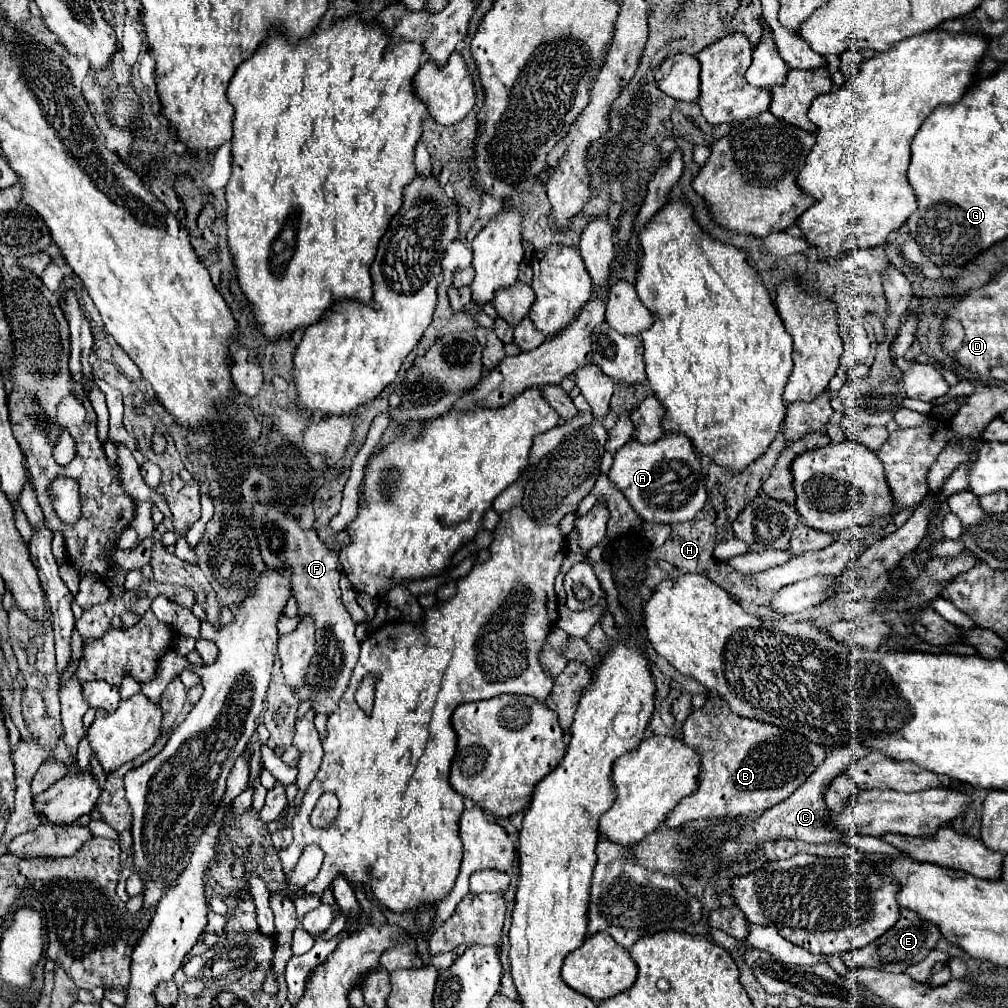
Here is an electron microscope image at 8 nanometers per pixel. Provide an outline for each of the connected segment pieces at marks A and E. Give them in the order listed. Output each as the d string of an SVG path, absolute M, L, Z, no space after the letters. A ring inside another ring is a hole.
M665 433L655 443L643 445L635 439L625 443L617 453L607 475L621 489L635 513L643 521L675 525L693 519L707 501L705 475L691 441L683 435Z
M901 909L899 921L885 935L881 935L877 941L873 941L871 945L867 945L863 949L847 951L843 955L843 959L845 959L849 969L877 967L877 969L887 971L887 973L903 973L909 965L925 959L925 955L929 955L929 951L935 949L939 937L941 937L941 931L937 929L937 925L933 925L929 921L921 921L921 917L917 917L917 913L913 913L911 909Z

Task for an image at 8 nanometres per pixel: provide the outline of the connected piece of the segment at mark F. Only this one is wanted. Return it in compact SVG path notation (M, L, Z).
M269 503L253 505L251 525L259 541L259 551L267 569L291 571L293 597L297 599L299 613L313 617L317 629L315 631L317 653L309 667L307 683L299 687L295 693L301 699L313 699L315 703L313 709L317 713L331 713L337 707L341 695L345 693L351 673L359 659L359 641L355 639L357 623L351 619L351 615L341 603L339 557L317 537L315 529L303 529L293 515L279 511L275 505Z

